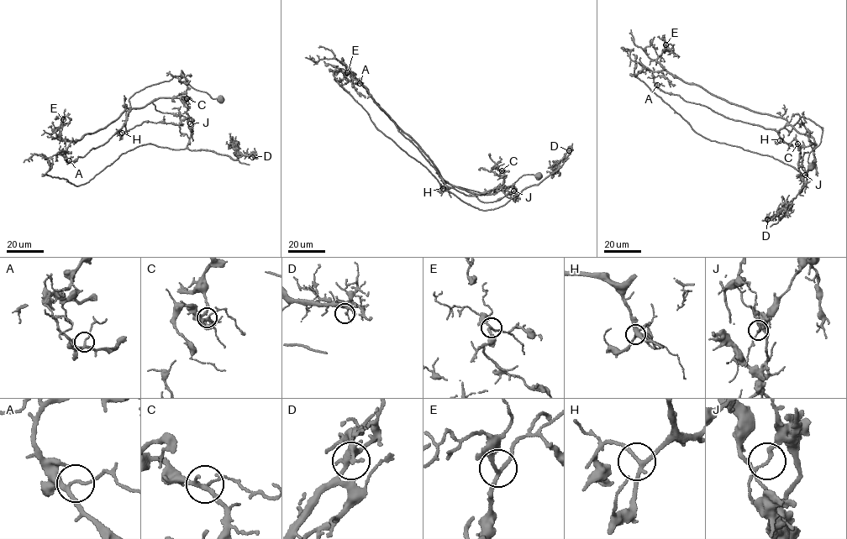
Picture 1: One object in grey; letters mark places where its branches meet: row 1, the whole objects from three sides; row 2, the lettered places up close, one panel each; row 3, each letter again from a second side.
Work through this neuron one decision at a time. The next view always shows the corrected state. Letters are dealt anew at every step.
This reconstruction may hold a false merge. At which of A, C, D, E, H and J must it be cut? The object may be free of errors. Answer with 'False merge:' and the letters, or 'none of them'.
False merge: J

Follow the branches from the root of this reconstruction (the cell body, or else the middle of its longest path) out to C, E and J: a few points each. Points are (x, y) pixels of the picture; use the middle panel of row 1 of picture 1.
C: (539, 176), (484, 194), (448, 190), (444, 182), (496, 193), (502, 170)
E: (539, 176), (523, 175), (487, 193), (447, 189), (420, 147), (347, 72)
J: (539, 176), (523, 175), (511, 185), (484, 194), (458, 186), (448, 190), (444, 182), (486, 202), (513, 191)

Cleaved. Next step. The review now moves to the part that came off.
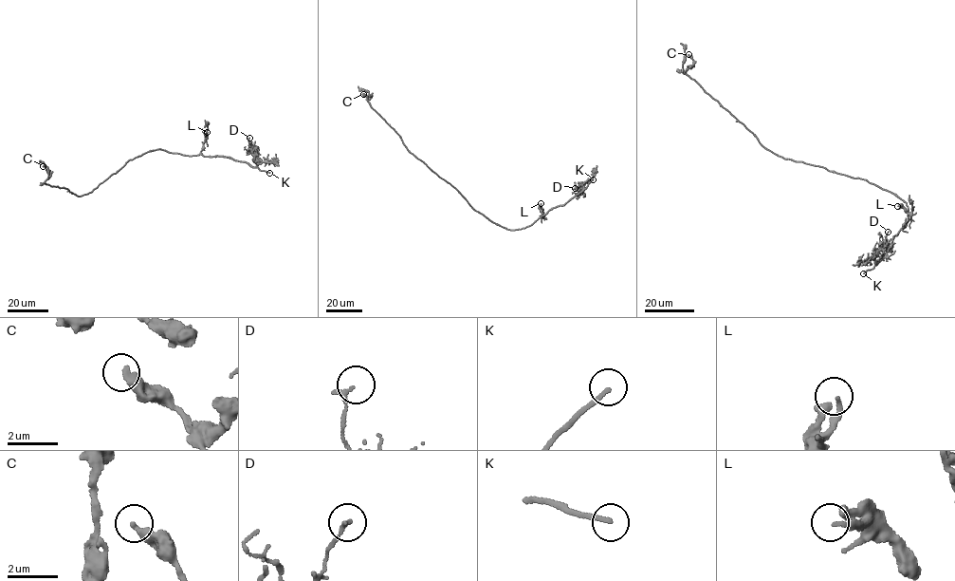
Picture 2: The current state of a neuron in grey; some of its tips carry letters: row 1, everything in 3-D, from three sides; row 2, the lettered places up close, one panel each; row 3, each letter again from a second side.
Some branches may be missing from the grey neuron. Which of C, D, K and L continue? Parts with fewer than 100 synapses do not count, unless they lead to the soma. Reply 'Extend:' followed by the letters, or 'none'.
Extend: K

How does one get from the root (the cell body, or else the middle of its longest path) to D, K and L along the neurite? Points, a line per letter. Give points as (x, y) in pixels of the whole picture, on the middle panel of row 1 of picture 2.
D: (467, 201), (493, 222), (514, 230), (531, 225), (550, 209), (563, 205), (583, 187), (575, 188)
K: (467, 201), (493, 222), (507, 229), (520, 229), (531, 225), (551, 209), (563, 205), (593, 179)
L: (467, 201), (491, 220), (512, 230), (525, 228), (543, 216), (541, 203)

